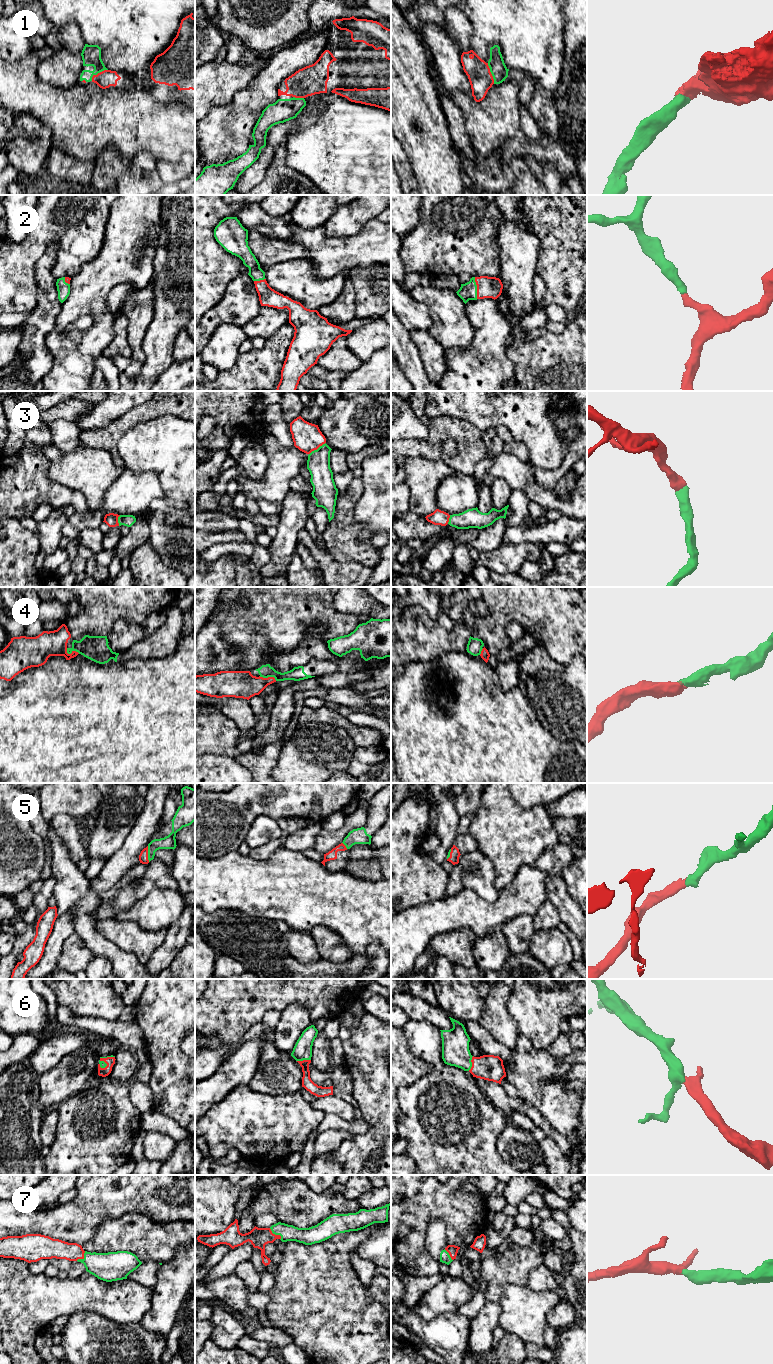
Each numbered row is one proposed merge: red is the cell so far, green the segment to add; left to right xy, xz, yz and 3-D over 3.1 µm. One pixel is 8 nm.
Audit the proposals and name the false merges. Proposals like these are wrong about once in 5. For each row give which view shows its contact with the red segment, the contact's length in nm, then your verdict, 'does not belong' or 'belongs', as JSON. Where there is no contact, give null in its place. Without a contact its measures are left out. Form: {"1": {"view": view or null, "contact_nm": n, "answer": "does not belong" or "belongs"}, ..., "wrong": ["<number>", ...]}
{"1": {"view": "yz", "contact_nm": 180, "answer": "belongs"}, "2": {"view": "yz", "contact_nm": 180, "answer": "belongs"}, "3": {"view": "xz", "contact_nm": 170, "answer": "belongs"}, "4": {"view": "xy", "contact_nm": 120, "answer": "belongs"}, "5": {"view": "xy", "contact_nm": 130, "answer": "belongs"}, "6": {"view": "yz", "contact_nm": 130, "answer": "belongs"}, "7": {"view": "xz", "contact_nm": 130, "answer": "belongs"}, "wrong": []}

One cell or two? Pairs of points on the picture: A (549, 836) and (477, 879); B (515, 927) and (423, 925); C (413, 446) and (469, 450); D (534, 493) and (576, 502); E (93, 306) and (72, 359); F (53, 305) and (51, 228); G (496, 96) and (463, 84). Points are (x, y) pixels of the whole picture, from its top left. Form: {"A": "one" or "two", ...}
{"A": "two", "B": "two", "C": "one", "D": "one", "E": "one", "F": "two", "G": "two"}

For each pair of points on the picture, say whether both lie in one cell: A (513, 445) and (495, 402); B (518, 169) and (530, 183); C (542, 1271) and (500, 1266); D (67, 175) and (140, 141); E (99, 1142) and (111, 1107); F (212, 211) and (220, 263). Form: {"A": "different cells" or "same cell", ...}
{"A": "different cells", "B": "same cell", "C": "different cells", "D": "different cells", "E": "same cell", "F": "same cell"}

